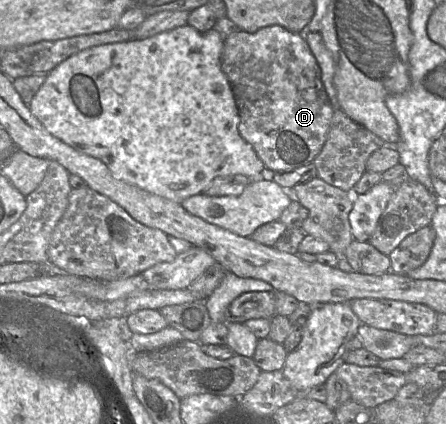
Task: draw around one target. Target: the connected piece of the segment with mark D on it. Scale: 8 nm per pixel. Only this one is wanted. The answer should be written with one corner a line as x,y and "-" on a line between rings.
280,25
263,27
254,33
238,30
237,32
224,38
223,50
221,54
221,69
230,83
238,108
239,133
242,138
253,147
265,167
274,172
288,172
311,163
322,150
322,147
327,139
335,109
324,89
320,67
309,49
304,34
293,33

